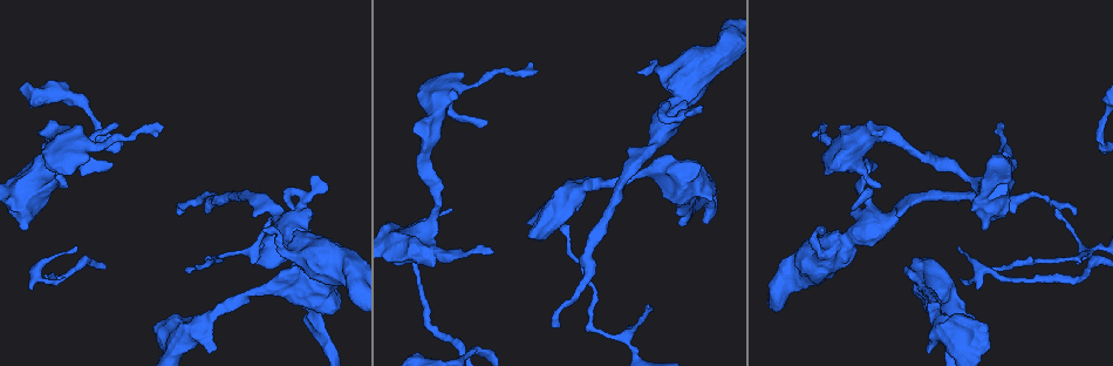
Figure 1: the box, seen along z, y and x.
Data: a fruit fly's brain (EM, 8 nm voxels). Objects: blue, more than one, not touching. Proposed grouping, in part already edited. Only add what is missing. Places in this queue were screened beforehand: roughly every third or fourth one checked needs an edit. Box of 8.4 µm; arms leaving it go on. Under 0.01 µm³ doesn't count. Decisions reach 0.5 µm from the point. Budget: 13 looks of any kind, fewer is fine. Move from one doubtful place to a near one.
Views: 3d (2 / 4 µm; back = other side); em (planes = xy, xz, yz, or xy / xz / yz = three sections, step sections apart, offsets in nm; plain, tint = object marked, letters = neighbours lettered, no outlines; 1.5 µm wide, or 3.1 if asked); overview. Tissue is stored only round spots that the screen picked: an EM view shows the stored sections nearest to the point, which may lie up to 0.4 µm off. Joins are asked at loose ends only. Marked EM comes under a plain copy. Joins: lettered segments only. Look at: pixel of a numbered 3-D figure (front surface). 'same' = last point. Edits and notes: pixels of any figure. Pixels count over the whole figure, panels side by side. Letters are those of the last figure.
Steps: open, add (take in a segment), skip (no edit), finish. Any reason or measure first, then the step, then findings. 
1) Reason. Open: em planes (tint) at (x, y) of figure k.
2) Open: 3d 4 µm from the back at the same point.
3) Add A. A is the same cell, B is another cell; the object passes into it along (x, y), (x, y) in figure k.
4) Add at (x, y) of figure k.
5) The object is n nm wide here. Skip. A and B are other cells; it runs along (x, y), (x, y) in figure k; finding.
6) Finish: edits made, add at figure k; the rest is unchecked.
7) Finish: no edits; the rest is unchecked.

An open end. Open: em xy step 4 (letters) at (485, 125) of figure 1.

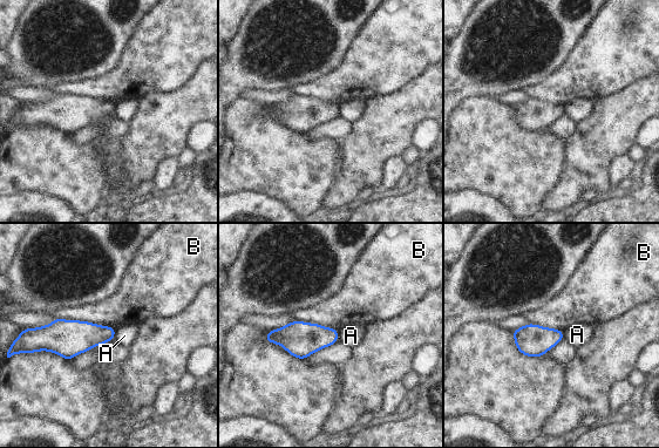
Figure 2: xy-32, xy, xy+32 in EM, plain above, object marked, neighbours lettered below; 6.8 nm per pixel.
Another direction. Open: em planes (letters) at the same point.

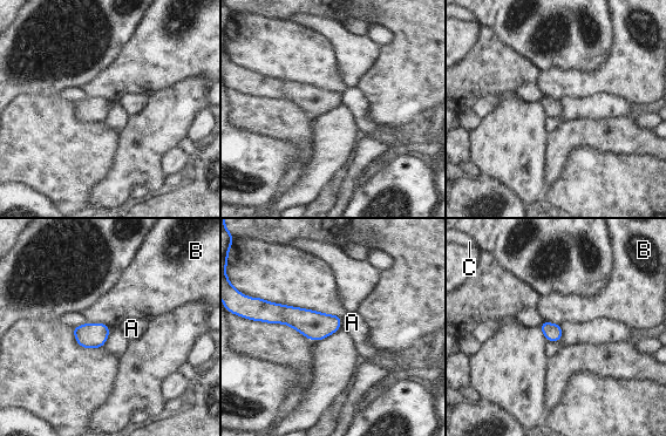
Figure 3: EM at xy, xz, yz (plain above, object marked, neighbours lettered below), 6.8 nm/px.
The object is 120 nm wide here. Skip. A, B and C are other cells; no lettered segment goes on from it.

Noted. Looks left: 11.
Free end. Open: 3d 2 µm from the back at (821, 126) of figure 1.

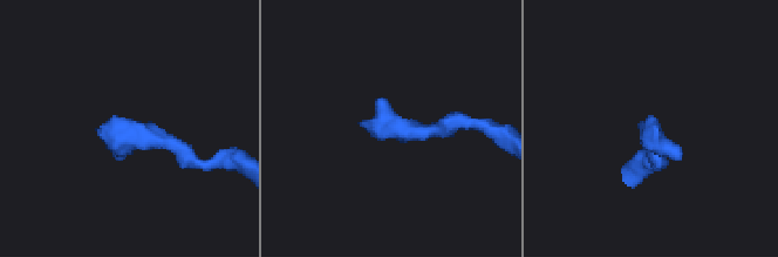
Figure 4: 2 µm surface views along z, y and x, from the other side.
Open: em planes (letters) at (362, 123) of figure 4.

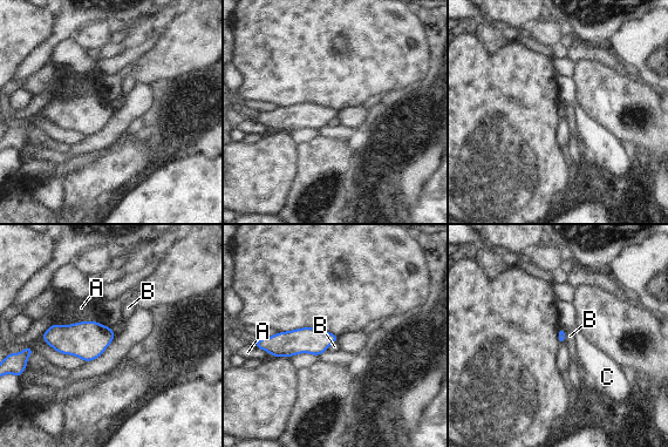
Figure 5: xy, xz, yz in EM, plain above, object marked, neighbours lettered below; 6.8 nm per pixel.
Skip. A, B and C are other cells; it runs along (333, 337), (324, 340), (265, 343) in figure 5; no lettered segment goes on from it.

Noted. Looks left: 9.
Thin end. Open: em planes (letters) at (491, 254) of figure 1.

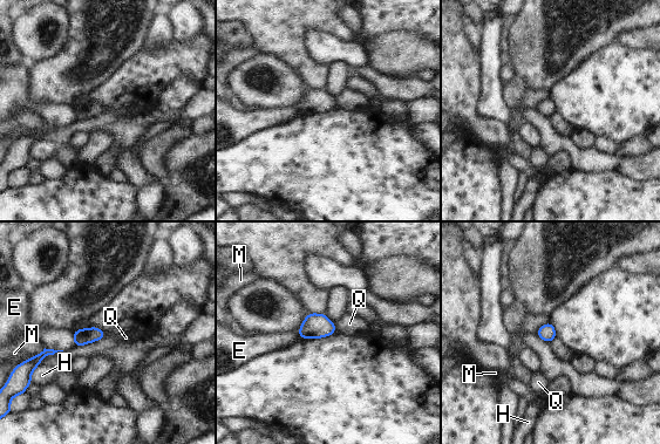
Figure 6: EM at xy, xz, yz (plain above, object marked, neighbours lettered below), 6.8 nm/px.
Skip. E, H, M and Q are other cells; a border runs along (333, 322), (335, 332) in figure 6; none of them fits.

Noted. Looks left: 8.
Branch stops here. Open: em xy step 4 (letters) at (28, 287) of figure 1.

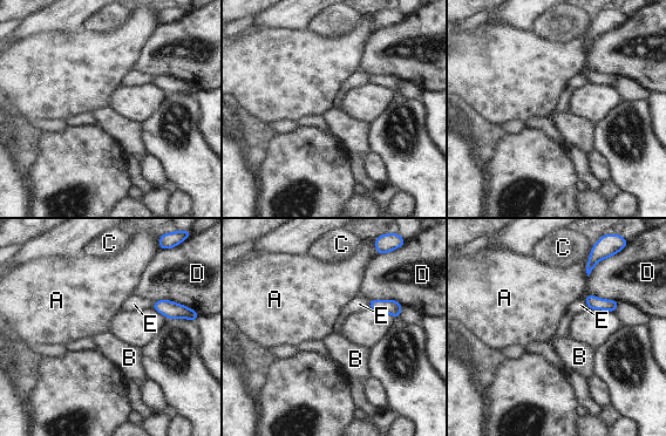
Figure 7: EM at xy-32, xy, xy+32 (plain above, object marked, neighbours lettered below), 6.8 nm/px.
Open: em planes (letters) at the same point.

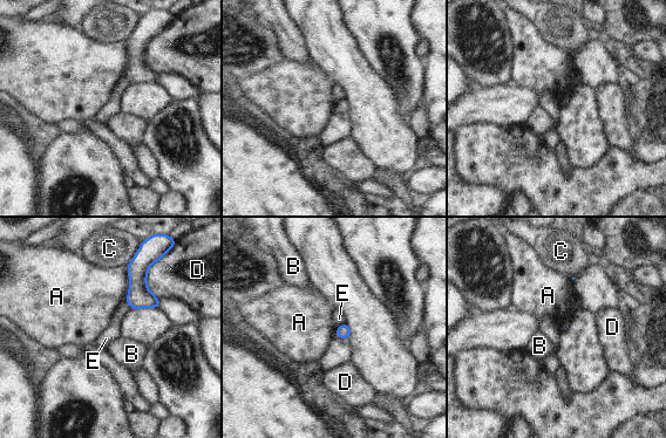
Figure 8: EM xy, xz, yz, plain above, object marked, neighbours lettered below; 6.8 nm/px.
Skip. A, B, C, D and E are other cells; a border runs along (127, 267), (129, 285), (123, 300) in figure 8; no lettered segment goes on from it.

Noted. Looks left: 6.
Free end. Open: 3d 4 µm at (553, 327) of figure 1.

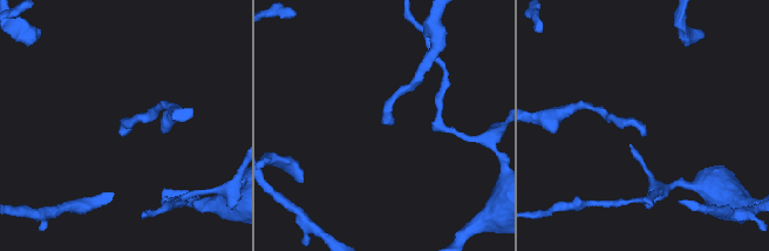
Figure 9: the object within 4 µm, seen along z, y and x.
Need the tissue. Open: em planes (letters) at (385, 122) of figure 9.

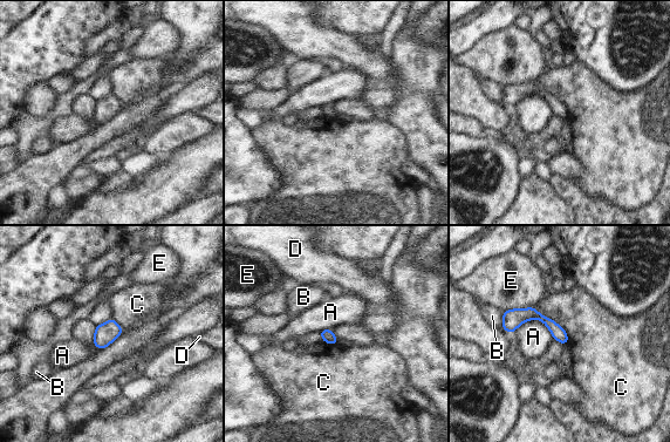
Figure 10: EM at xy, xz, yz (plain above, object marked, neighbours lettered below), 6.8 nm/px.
The longest contact is with C, 340 nm. Skip. A, B, C, D and E are other cells; it runs along (505, 315), (538, 315), (565, 339) in figure 10; no lettered segment goes on from it.

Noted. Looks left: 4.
Finish: no edits; the rest is unchecked.

